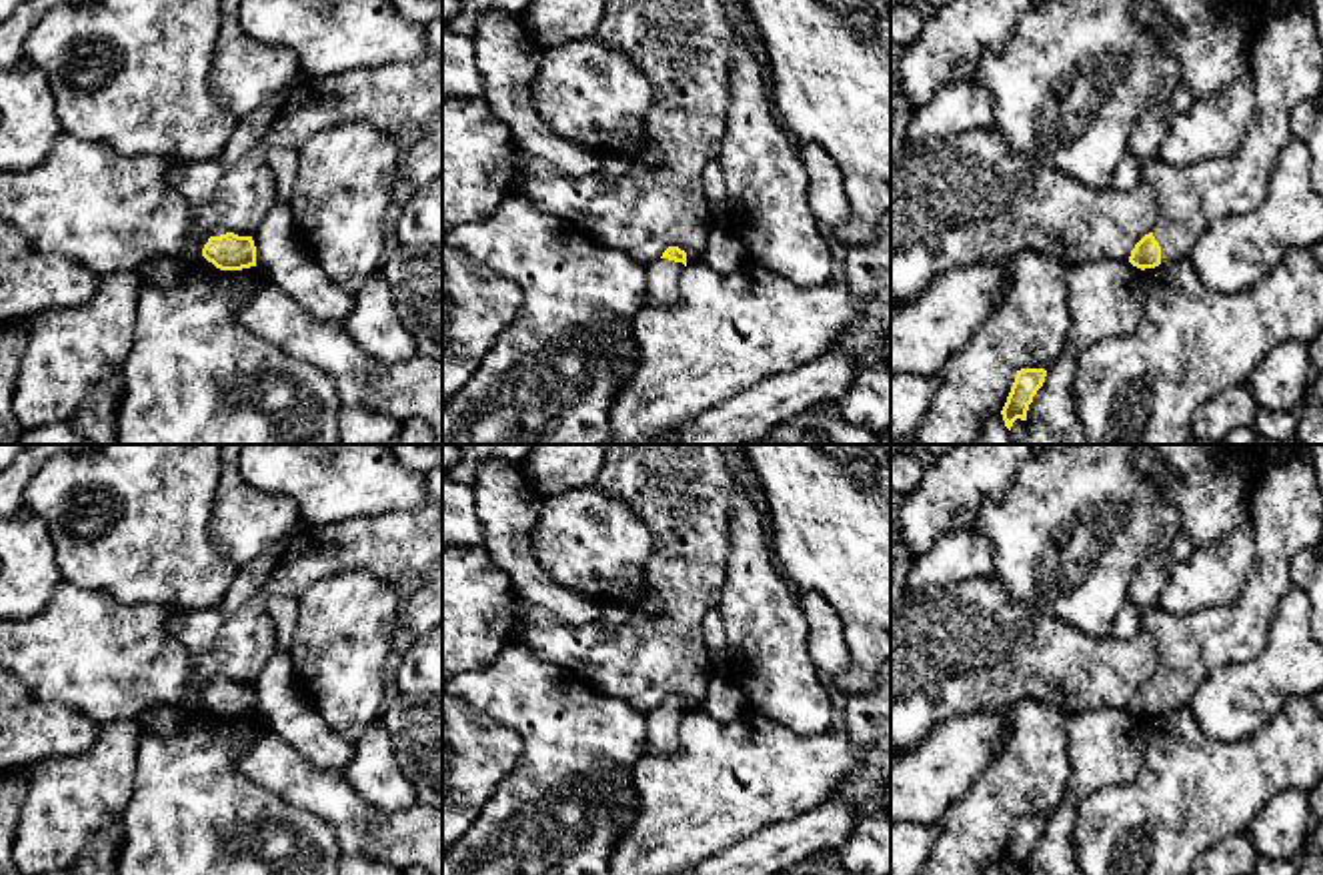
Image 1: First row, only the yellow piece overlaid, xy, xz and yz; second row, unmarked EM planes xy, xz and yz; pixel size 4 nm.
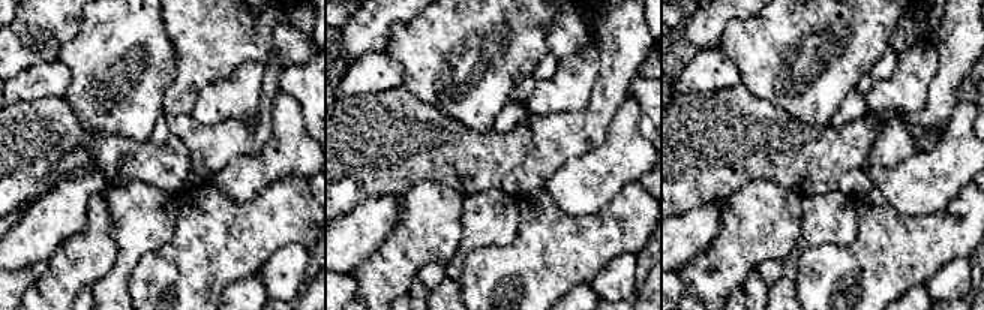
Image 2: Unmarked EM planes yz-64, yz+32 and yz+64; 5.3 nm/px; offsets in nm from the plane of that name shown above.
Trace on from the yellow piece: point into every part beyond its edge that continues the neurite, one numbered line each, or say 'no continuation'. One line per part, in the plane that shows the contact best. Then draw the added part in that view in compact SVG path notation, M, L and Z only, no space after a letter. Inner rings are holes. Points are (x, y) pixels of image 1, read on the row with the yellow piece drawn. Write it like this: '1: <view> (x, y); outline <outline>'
1: yz (1287, 65); outline M1281 0L1267 8L1253 68L1257 108L1235 158L1175 168L1157 156L1141 170L1141 182L1155 188L1159 202L1153 236L1161 264L1187 256L1211 222L1263 202L1275 158L1293 138L1291 110L1323 90L1323 46L1311 0Z

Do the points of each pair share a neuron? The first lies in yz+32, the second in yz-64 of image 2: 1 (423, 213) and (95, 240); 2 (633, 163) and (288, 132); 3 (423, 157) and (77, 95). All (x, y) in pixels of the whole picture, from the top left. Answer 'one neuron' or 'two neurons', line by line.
1: one neuron
2: one neuron
3: two neurons

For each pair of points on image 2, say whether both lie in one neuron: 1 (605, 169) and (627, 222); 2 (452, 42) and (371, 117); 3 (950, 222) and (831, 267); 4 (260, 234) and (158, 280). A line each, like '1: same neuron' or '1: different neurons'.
1: different neurons
2: different neurons
3: same neuron
4: same neuron

